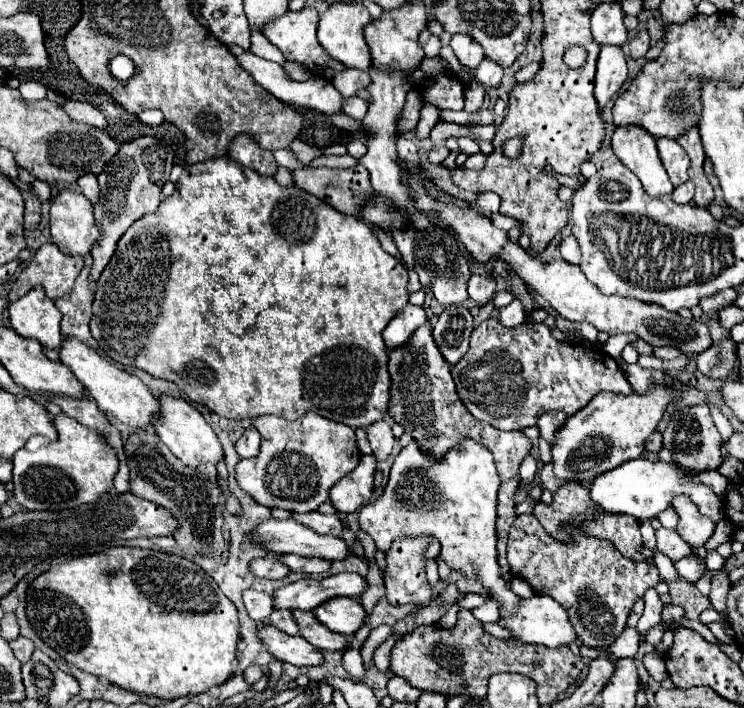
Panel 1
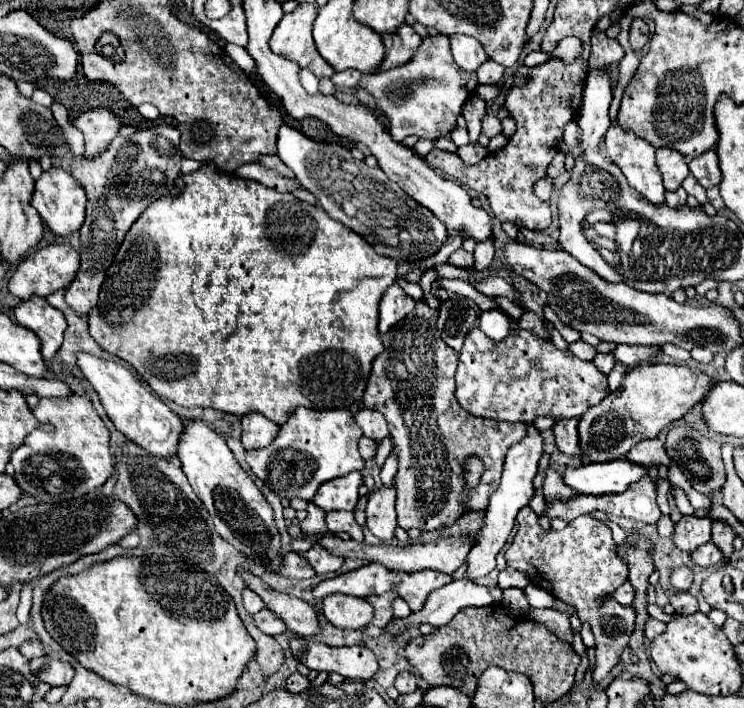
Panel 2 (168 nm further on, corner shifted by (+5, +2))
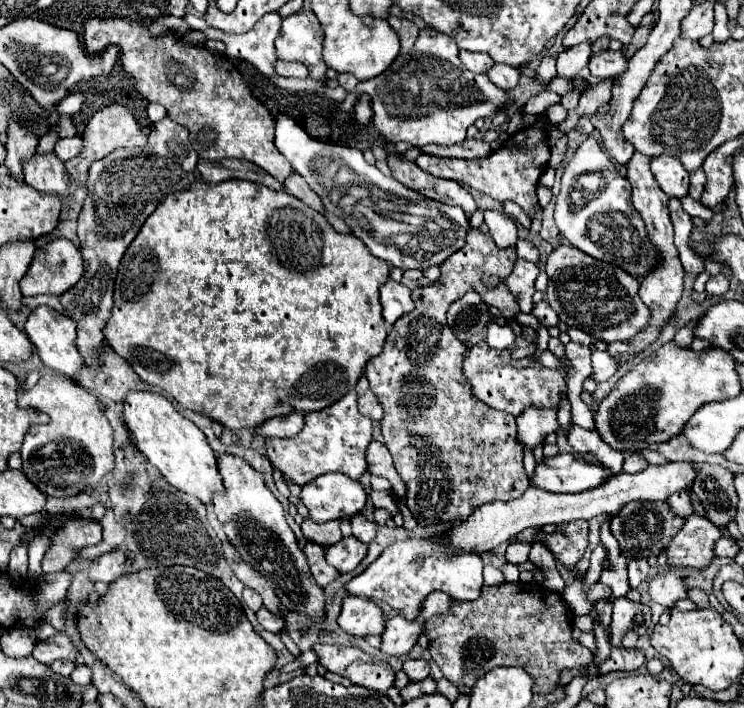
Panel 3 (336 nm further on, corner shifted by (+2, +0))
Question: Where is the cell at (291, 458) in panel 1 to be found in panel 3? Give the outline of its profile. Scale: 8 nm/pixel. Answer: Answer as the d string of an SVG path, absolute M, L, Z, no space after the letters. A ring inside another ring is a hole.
M345 394L333 406L319 412L305 414L305 428L295 438L271 438L267 440L267 456L289 482L305 486L313 478L327 472L341 472L357 480L367 470L365 450L371 442L371 420L363 418L357 410L357 394Z

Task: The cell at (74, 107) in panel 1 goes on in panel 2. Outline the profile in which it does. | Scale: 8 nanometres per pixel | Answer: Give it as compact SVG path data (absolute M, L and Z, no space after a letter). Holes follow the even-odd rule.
M94 108L90 112L80 112L74 116L72 126L76 126L86 140L86 156L94 158L102 152L122 128L120 120L106 108Z

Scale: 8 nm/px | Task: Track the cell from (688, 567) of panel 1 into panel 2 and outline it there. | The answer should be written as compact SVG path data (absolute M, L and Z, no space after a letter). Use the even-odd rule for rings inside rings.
M708 542L708 544L702 544L700 548L696 548L696 552L692 552L690 558L700 568L708 568L708 566L716 566L716 564L720 566L722 552L712 542Z

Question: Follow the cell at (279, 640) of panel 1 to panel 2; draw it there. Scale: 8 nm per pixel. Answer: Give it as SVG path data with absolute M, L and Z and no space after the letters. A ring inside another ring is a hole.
M292 638L288 646L298 662L316 672L338 672L344 678L368 680L378 670L372 650L364 646L332 648L306 638Z

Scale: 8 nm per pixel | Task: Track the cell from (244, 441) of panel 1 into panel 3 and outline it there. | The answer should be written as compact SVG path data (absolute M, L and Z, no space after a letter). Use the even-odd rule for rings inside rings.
M293 412L289 416L277 416L267 420L265 424L261 424L259 428L255 428L257 434L263 434L267 438L289 438L299 434L299 430L303 430L303 412Z

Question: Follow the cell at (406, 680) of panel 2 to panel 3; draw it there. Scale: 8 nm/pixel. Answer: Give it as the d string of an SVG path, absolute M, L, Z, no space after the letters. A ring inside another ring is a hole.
M405 660L403 670L407 672L411 682L419 682L429 676L429 664L425 660Z

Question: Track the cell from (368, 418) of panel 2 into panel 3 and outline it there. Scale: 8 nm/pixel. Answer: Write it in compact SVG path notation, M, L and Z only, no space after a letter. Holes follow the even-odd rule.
M367 390L363 396L359 396L359 412L373 422L379 422L383 418L383 408L379 406L379 400L371 390Z

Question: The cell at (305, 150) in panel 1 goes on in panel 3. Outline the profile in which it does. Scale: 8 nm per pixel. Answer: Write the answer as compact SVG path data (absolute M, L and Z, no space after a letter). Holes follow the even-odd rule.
M281 112L275 116L275 146L291 162L295 172L301 174L305 182L321 196L325 208L351 226L353 234L363 240L369 252L379 260L389 262L389 266L397 266L401 270L425 270L429 266L439 266L445 258L465 246L469 216L463 212L463 208L429 200L419 192L409 190L395 178L383 176L377 166L359 162L357 148L315 140L291 116ZM341 166L355 172L359 182L337 180ZM397 222L407 224L409 232L399 234Z

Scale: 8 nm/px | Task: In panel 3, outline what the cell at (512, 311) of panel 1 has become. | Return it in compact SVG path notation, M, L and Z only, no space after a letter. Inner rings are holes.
M497 324L487 326L487 344L491 348L505 350L505 348L511 348L513 342L515 342L515 334L507 326L497 326Z

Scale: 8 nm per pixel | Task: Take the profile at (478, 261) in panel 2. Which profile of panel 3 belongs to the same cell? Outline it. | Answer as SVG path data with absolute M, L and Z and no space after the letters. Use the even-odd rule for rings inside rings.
M485 210L485 222L487 222L489 234L493 236L497 246L507 248L517 242L517 224L509 216L505 216L501 212Z

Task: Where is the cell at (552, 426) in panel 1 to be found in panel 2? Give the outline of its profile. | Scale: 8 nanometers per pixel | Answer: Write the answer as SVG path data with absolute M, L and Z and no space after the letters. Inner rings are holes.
M556 418L552 426L556 448L568 456L576 456L576 454L580 456L576 426L578 426L578 420L560 420L560 418Z

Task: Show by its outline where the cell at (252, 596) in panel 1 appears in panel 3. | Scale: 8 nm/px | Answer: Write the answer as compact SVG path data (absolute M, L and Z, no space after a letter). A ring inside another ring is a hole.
M245 588L245 590L243 590L243 600L247 602L247 606L249 606L253 612L257 612L257 610L263 606L261 596L259 596L255 590L251 590L251 588Z

